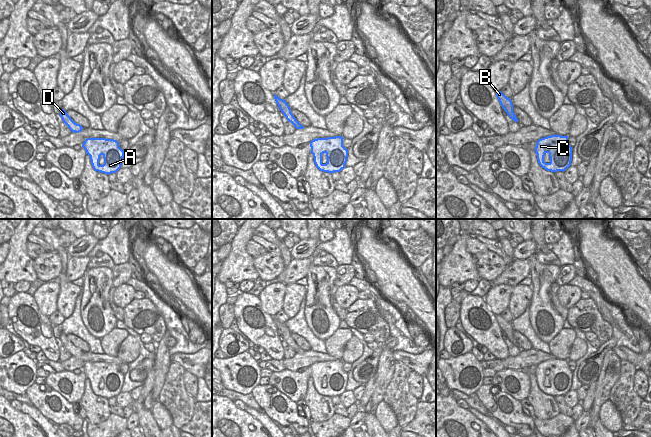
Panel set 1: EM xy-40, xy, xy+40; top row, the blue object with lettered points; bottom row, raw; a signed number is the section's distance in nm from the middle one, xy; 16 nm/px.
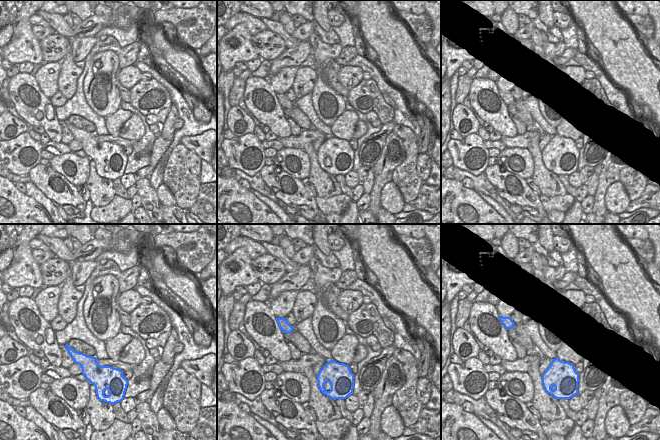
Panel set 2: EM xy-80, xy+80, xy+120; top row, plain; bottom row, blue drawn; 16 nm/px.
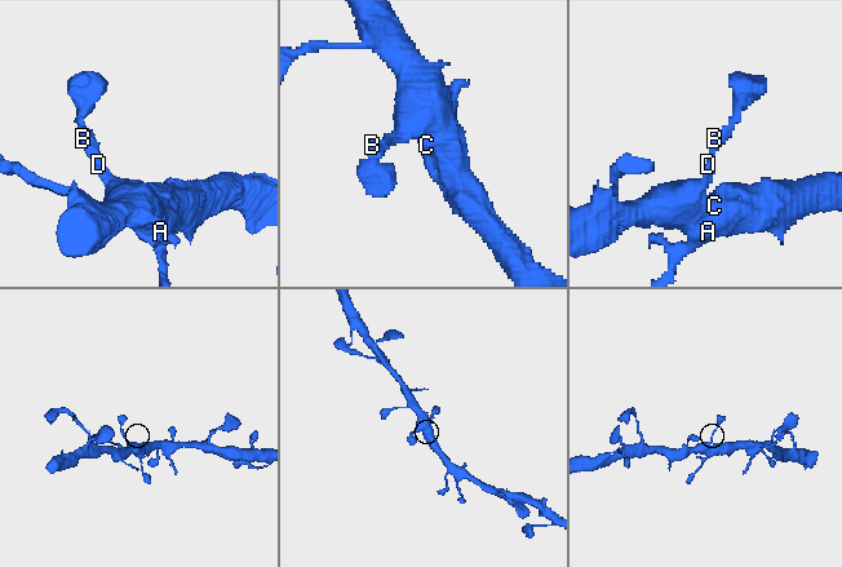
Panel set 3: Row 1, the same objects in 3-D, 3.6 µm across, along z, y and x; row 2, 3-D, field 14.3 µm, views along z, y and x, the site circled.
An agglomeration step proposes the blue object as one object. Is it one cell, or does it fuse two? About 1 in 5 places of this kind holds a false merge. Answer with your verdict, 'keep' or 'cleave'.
keep

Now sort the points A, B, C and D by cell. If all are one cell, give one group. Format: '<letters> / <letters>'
A B C D

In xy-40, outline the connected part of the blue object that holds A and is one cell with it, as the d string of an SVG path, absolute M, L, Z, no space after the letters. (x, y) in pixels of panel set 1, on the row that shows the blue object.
M87 138L82 147L90 156L95 171L109 175L121 168L124 150L119 147L118 141L106 138Z

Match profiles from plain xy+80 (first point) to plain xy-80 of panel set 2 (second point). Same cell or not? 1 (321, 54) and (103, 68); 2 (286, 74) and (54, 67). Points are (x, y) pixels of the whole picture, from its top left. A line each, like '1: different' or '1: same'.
1: same
2: same

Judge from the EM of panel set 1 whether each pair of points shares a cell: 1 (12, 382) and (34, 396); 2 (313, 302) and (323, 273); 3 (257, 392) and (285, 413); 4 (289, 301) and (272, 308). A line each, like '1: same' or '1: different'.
1: different
2: same
3: same
4: different

